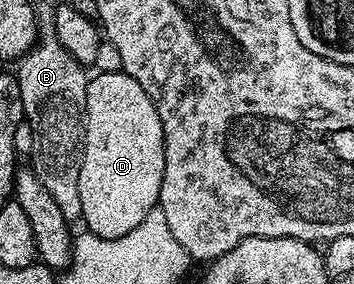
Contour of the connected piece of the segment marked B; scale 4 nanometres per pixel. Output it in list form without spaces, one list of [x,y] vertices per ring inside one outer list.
[[[47,25],[38,32],[37,45],[18,60],[19,81],[18,102],[23,103],[27,114],[25,126],[31,130],[33,145],[29,152],[30,170],[49,189],[49,197],[57,201],[61,213],[68,221],[82,220],[81,197],[77,193],[79,160],[81,158],[81,140],[85,112],[83,106],[87,100],[87,84],[84,64],[78,63],[57,41],[54,26]]]

